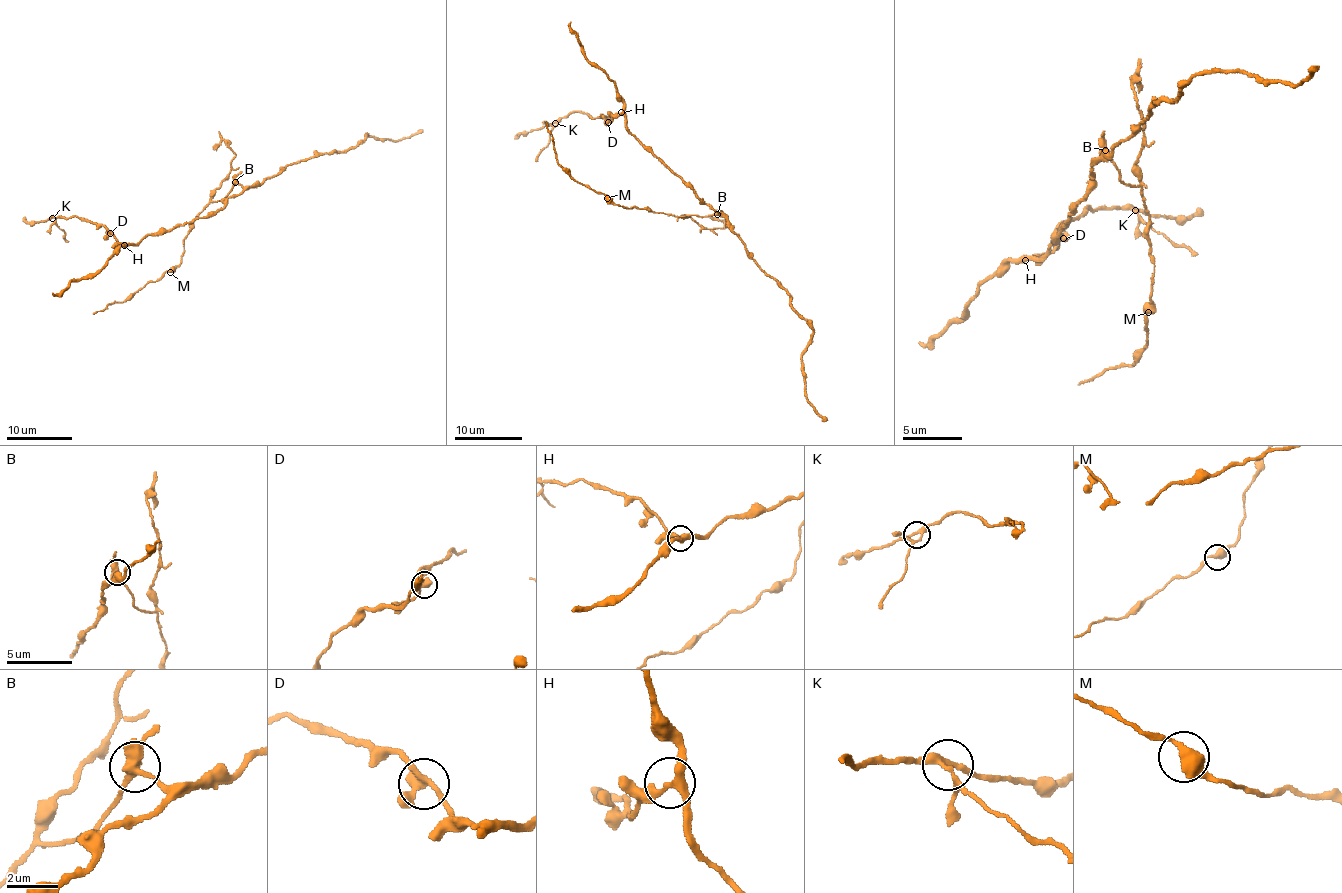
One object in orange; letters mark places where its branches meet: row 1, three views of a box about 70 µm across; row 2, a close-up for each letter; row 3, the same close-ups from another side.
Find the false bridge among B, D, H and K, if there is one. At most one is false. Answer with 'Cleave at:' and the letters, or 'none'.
Cleave at: B

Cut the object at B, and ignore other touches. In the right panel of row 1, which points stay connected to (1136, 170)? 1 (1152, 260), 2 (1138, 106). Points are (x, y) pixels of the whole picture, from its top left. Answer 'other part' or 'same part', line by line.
1: same part
2: same part

